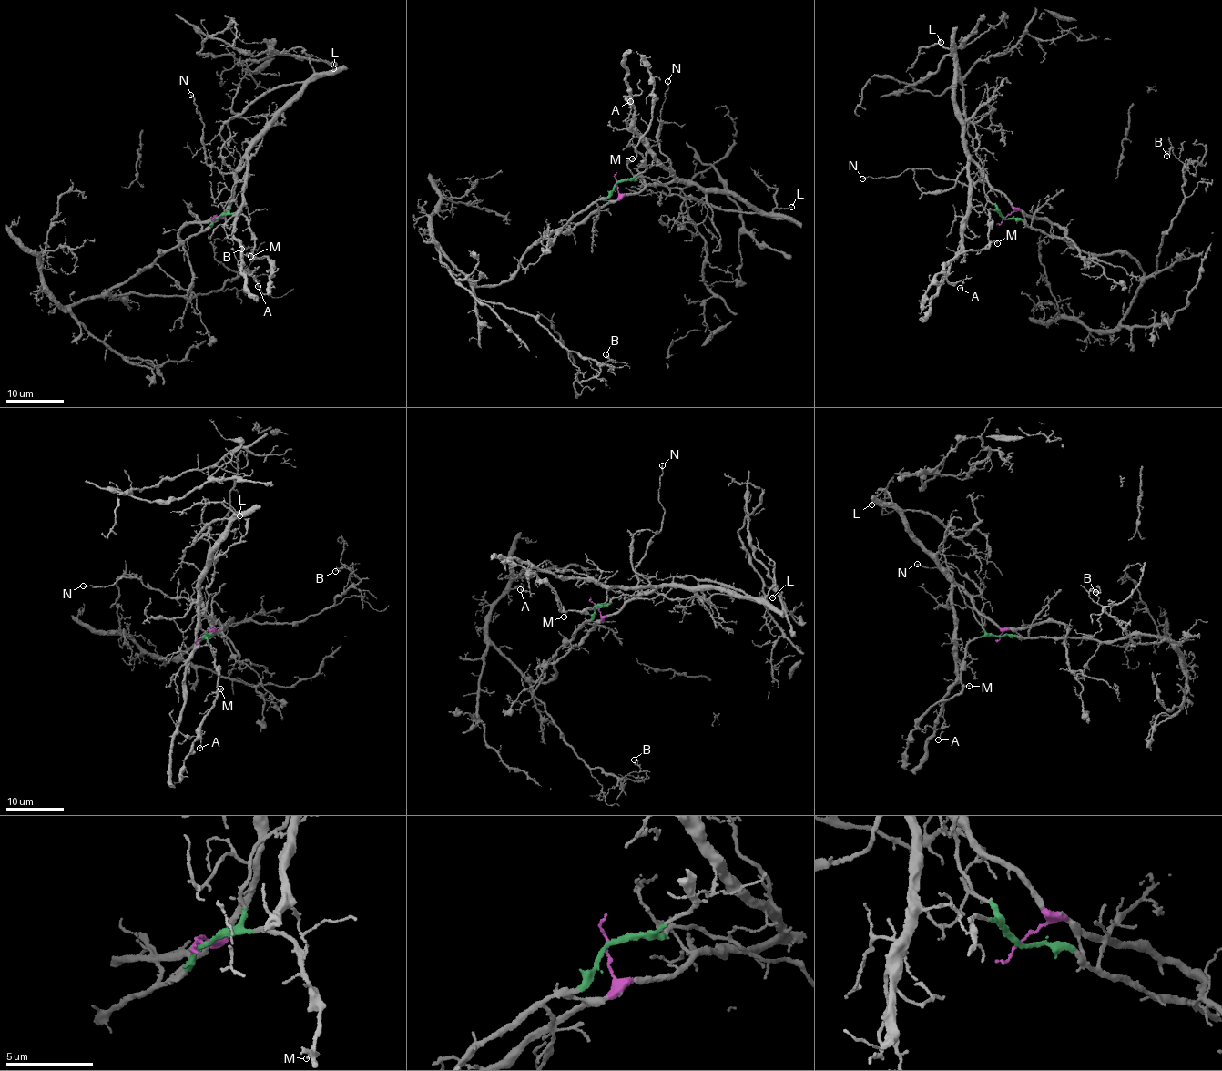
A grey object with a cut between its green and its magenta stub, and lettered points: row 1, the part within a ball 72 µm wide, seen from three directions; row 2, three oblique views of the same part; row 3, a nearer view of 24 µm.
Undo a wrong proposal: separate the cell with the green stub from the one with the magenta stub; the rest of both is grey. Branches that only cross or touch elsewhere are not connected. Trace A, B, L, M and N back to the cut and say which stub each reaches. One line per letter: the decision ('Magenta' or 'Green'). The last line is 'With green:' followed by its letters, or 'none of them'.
A: Magenta
B: Green
L: Magenta
M: Green
N: Magenta
With green: B, M

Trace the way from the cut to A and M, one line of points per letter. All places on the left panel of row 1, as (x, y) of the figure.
A: (215, 217), (227, 209), (245, 159), (243, 207), (233, 238), (242, 250), (238, 263), (257, 286)
M: (215, 217), (239, 213), (247, 219), (254, 249), (249, 256)

